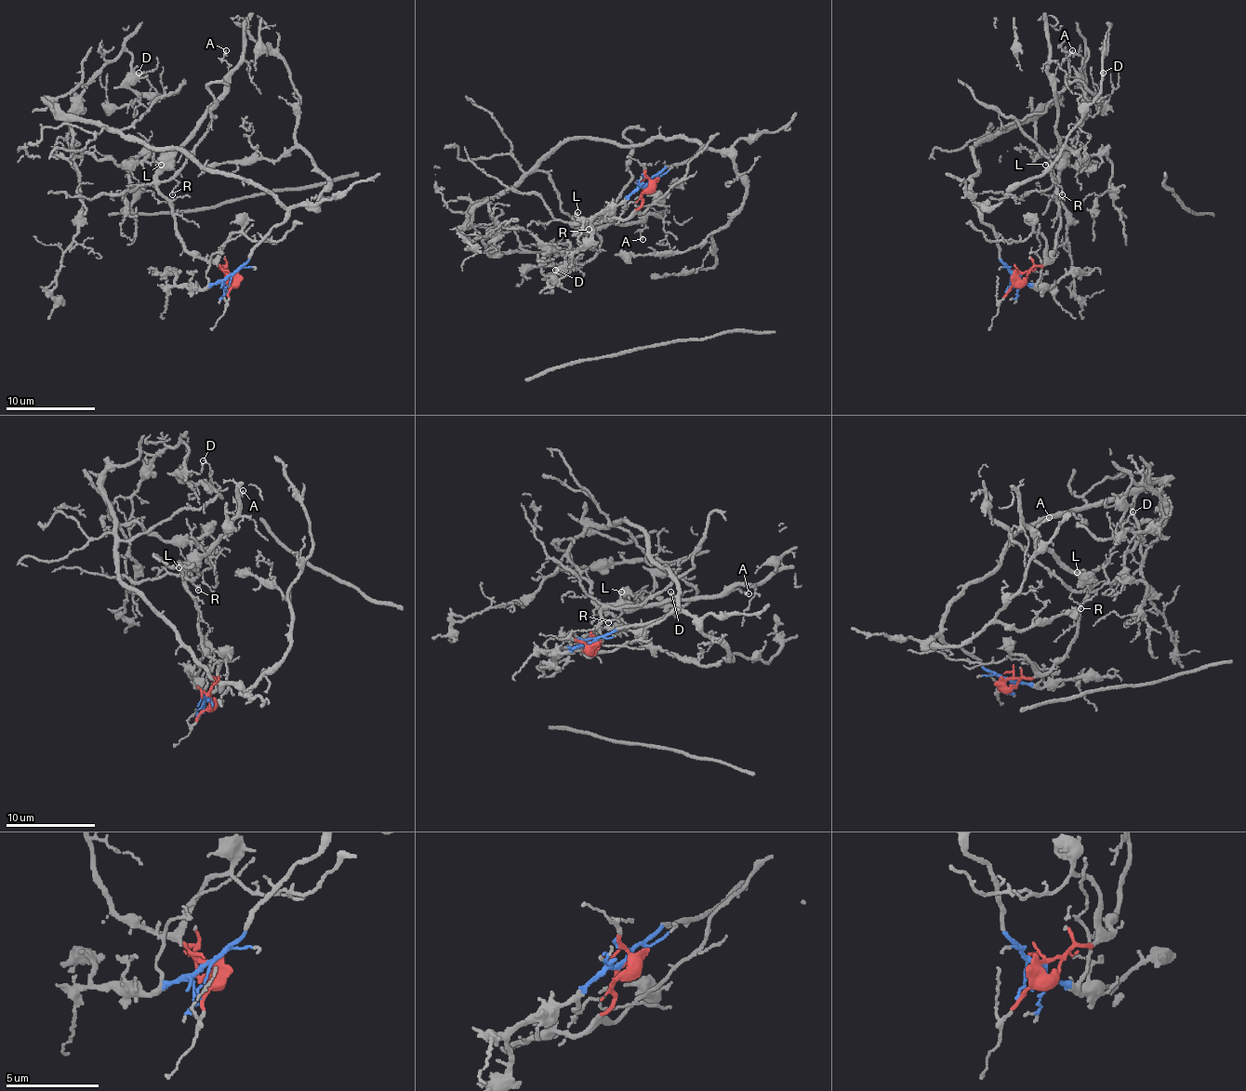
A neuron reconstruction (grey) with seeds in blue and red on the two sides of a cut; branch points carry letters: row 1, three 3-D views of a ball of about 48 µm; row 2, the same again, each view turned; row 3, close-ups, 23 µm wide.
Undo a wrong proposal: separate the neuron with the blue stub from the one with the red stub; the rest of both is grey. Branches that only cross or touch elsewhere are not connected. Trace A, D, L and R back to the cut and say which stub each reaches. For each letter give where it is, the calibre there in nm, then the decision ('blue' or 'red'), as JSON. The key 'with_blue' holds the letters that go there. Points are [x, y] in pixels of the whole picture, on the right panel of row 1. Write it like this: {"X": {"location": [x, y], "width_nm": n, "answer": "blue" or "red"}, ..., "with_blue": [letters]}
{"A": {"location": [1072, 50], "width_nm": 110, "answer": "red"}, "D": {"location": [1103, 73], "width_nm": 110, "answer": "blue"}, "L": {"location": [1045, 165], "width_nm": 120, "answer": "red"}, "R": {"location": [1062, 194], "width_nm": 100, "answer": "red"}, "with_blue": ["D"]}

